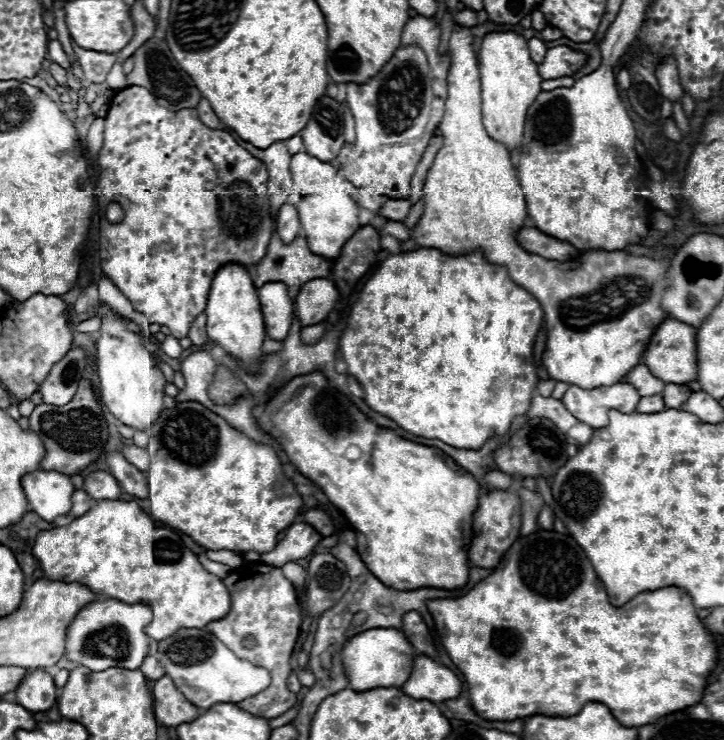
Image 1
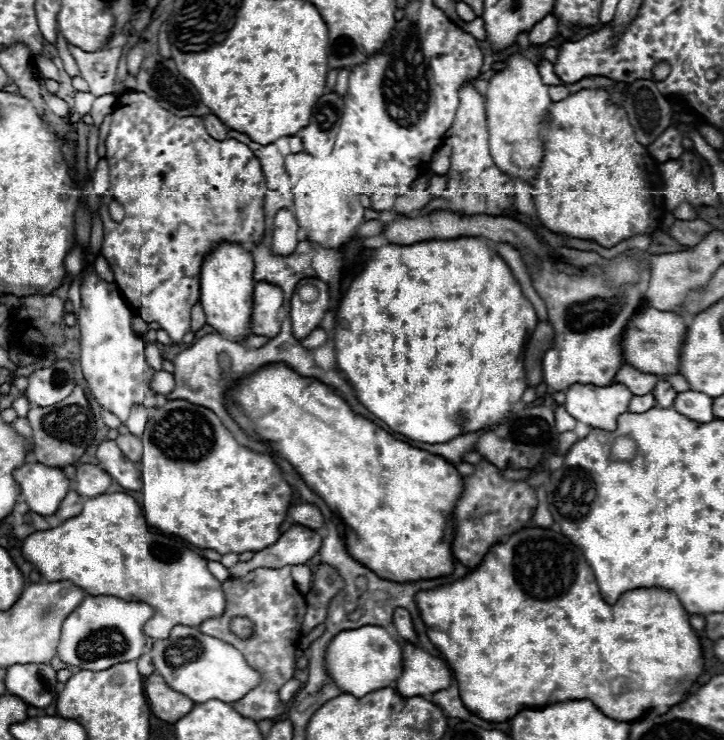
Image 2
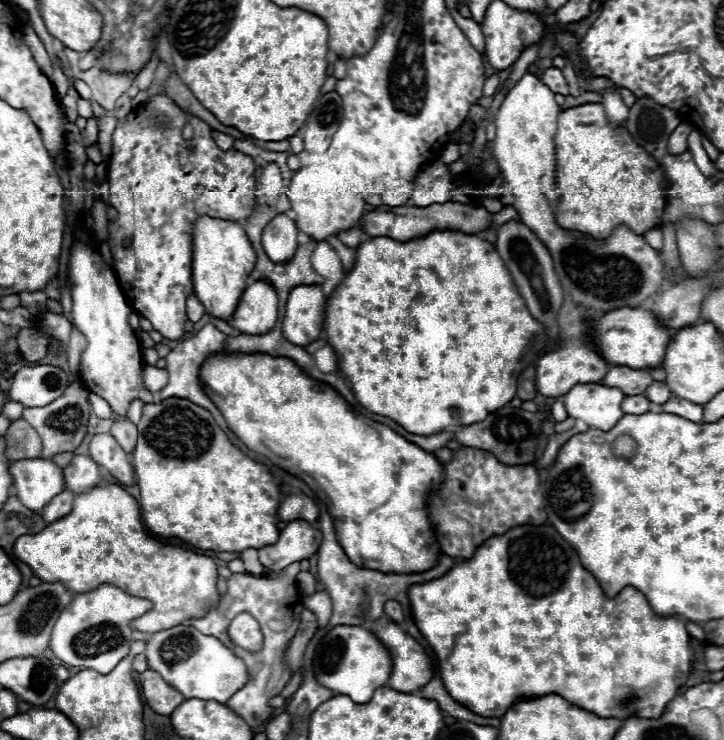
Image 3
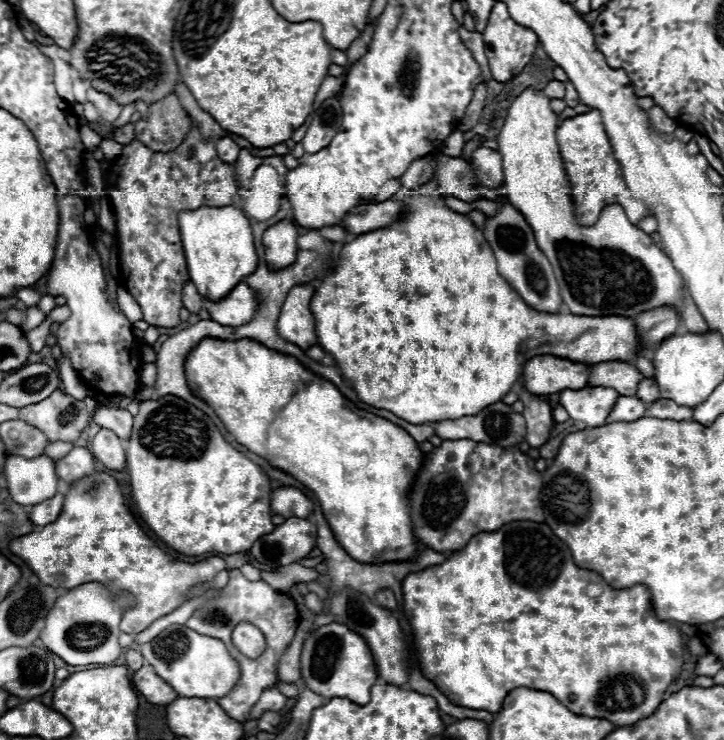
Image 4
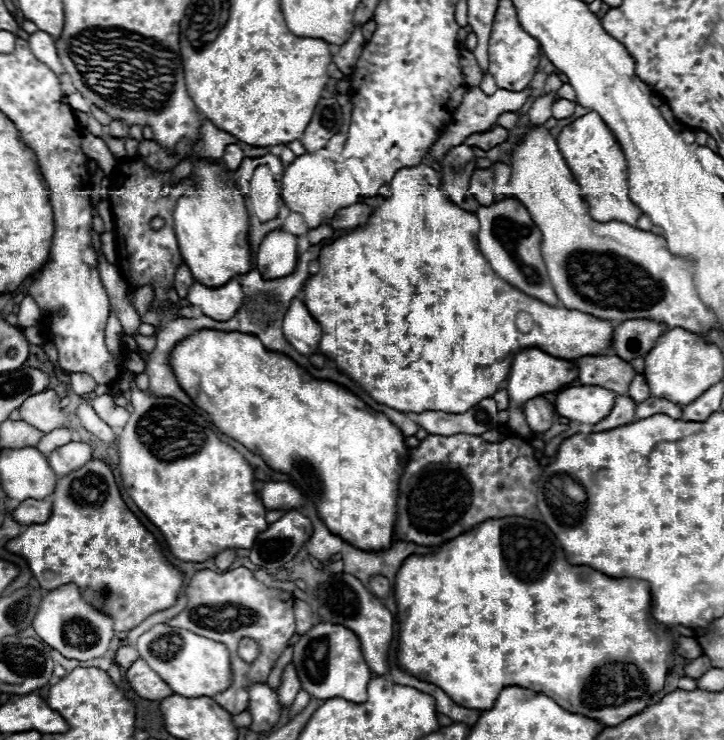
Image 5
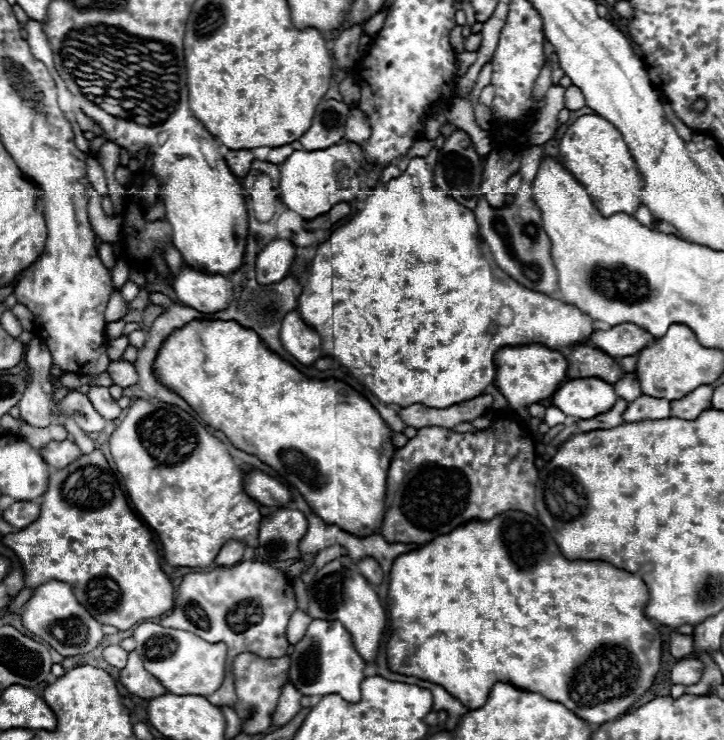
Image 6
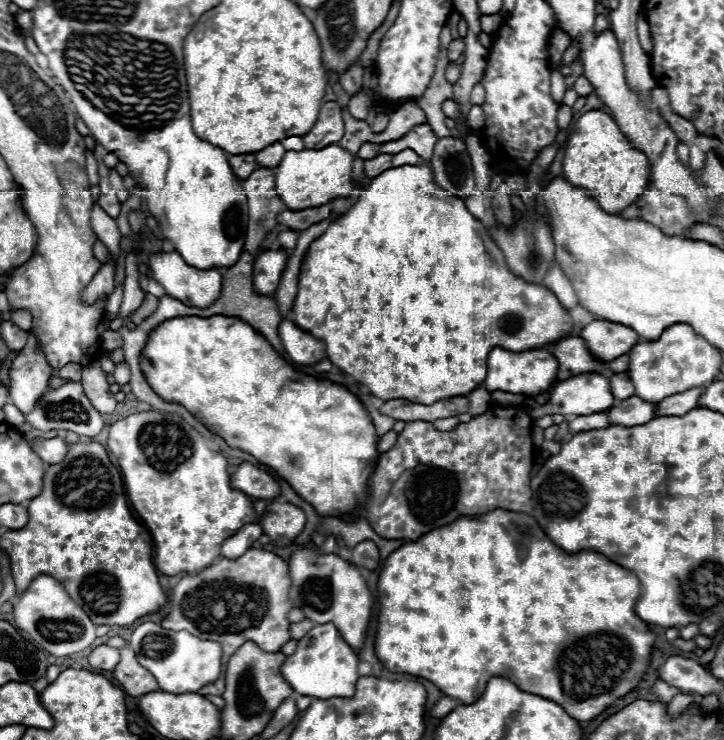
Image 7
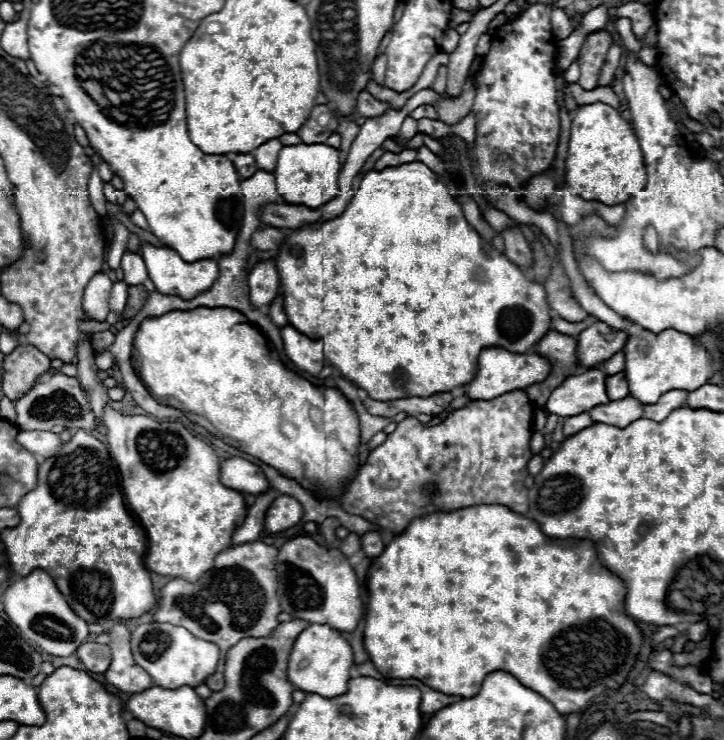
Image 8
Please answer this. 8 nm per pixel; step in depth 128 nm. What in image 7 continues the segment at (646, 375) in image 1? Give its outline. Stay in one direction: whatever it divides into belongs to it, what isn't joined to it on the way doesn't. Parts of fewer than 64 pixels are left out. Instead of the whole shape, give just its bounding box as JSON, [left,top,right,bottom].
[550,336,602,382]

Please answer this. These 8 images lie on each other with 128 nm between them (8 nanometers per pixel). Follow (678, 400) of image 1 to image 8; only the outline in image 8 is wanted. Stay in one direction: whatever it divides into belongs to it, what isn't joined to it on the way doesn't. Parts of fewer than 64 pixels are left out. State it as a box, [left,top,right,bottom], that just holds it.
[606,372,630,400]

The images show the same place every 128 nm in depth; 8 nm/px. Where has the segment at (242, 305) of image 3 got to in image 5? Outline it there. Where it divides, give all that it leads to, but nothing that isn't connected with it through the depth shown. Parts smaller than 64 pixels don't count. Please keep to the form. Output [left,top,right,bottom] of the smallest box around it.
[188,280,244,320]

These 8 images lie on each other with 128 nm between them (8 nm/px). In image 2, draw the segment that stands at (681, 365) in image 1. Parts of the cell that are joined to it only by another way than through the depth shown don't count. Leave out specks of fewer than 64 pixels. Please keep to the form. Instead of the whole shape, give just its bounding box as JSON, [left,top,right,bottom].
[622,306,686,376]

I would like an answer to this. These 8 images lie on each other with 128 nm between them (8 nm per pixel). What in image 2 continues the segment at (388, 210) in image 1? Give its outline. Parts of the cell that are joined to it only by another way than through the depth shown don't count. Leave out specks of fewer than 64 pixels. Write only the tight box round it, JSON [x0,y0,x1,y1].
[394,178,432,214]

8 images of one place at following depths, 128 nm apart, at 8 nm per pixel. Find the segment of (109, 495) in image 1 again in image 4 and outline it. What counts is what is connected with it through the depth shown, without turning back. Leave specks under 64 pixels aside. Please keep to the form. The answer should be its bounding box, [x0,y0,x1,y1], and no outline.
[54,446,94,482]

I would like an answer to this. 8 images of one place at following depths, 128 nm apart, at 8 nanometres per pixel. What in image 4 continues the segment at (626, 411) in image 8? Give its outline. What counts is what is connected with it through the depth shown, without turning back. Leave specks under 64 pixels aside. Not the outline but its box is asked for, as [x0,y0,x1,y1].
[646,398,692,420]

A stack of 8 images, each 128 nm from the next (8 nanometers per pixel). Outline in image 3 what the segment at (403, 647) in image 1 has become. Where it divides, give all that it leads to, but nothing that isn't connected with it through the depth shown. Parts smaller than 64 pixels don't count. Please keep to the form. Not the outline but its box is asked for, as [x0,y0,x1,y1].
[314,626,392,704]

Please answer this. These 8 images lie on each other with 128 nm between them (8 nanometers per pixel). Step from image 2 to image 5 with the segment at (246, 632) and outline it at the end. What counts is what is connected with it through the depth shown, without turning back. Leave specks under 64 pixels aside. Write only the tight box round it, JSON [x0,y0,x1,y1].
[238,638,258,662]

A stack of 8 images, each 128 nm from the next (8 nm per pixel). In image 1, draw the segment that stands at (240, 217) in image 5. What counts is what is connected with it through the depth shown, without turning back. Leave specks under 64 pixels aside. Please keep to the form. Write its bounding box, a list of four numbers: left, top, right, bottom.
[204,264,266,372]

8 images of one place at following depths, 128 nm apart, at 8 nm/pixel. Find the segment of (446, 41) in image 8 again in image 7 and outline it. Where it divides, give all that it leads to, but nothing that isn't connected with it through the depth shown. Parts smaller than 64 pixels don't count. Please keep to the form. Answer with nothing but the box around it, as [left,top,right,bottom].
[448,38,466,62]

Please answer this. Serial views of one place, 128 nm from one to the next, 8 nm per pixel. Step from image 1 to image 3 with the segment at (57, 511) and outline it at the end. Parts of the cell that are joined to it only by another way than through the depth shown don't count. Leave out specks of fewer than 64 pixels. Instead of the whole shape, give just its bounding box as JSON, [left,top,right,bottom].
[8,460,64,512]

